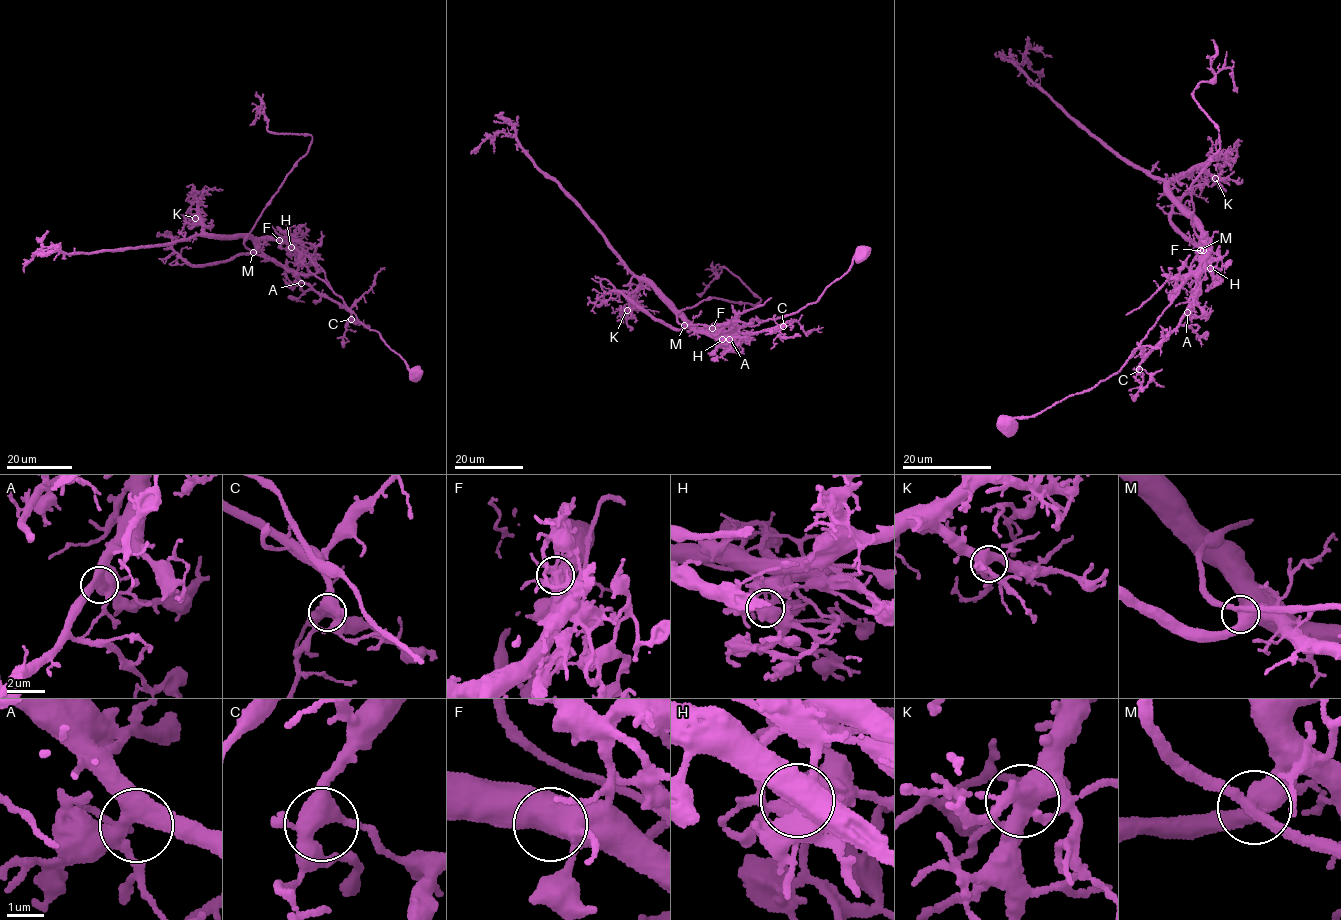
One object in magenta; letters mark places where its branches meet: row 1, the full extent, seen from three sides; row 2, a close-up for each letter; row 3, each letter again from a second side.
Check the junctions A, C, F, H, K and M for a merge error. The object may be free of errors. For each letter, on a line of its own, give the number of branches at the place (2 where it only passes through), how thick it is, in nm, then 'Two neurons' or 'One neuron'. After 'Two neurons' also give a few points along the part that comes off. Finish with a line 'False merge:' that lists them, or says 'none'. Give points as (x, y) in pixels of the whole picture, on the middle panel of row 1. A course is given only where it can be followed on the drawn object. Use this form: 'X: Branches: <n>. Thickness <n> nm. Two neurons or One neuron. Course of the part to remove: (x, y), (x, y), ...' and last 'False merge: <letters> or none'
A: Branches: 4. Thickness 400 nm. One neuron
C: Branches: 4. Thickness 400 nm. One neuron
F: Branches: 4. Thickness 440 nm. One neuron
H: Branches: 4. Thickness 440 nm. Two neurons. Course of the part to remove: (722, 339), (726, 331), (723, 326), (727, 326), (731, 334), (739, 330)
K: Branches: 4. Thickness 440 nm. One neuron
M: Branches: 4. Thickness 440 nm. One neuron
False merge: H

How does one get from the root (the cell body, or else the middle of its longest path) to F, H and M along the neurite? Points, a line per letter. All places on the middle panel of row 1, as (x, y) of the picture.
F: (862, 255), (855, 255), (849, 271), (830, 284), (820, 299), (796, 312), (753, 326), (720, 331), (712, 328)
H: (862, 255), (855, 255), (849, 271), (830, 284), (815, 302), (755, 326), (735, 327), (722, 339)
M: (862, 255), (855, 255), (849, 271), (830, 284), (820, 299), (796, 312), (733, 329), (684, 325)

